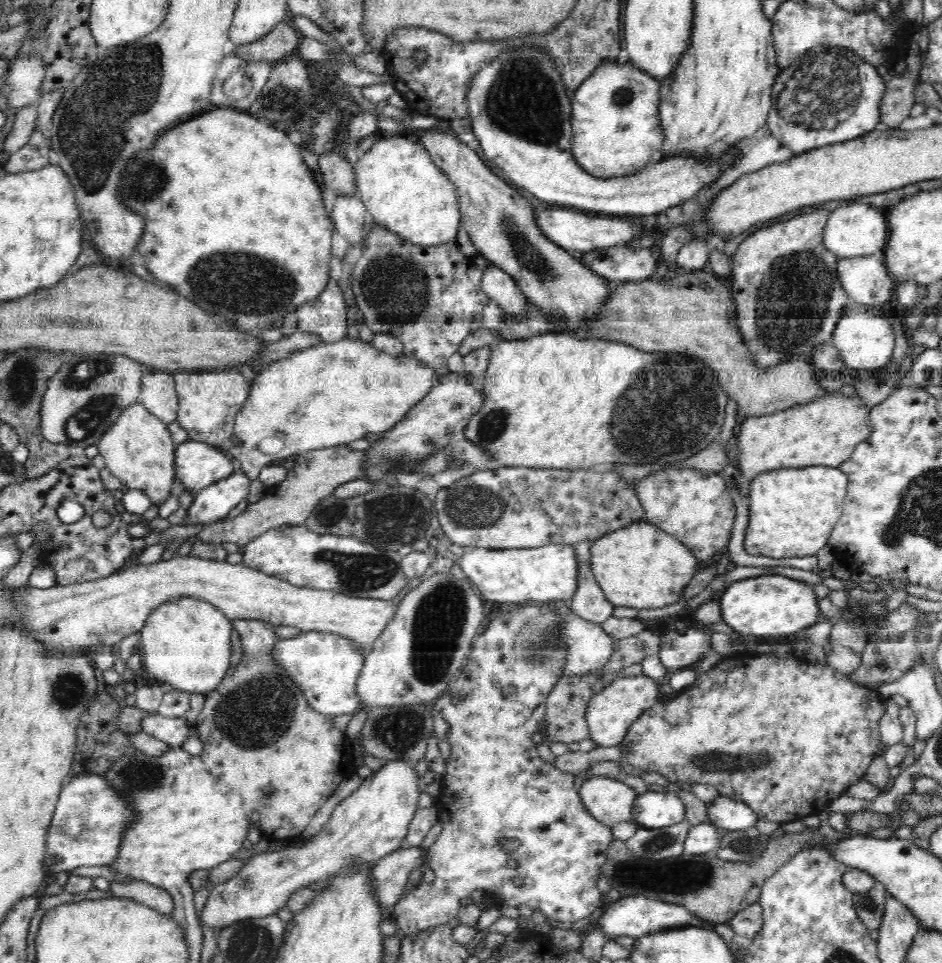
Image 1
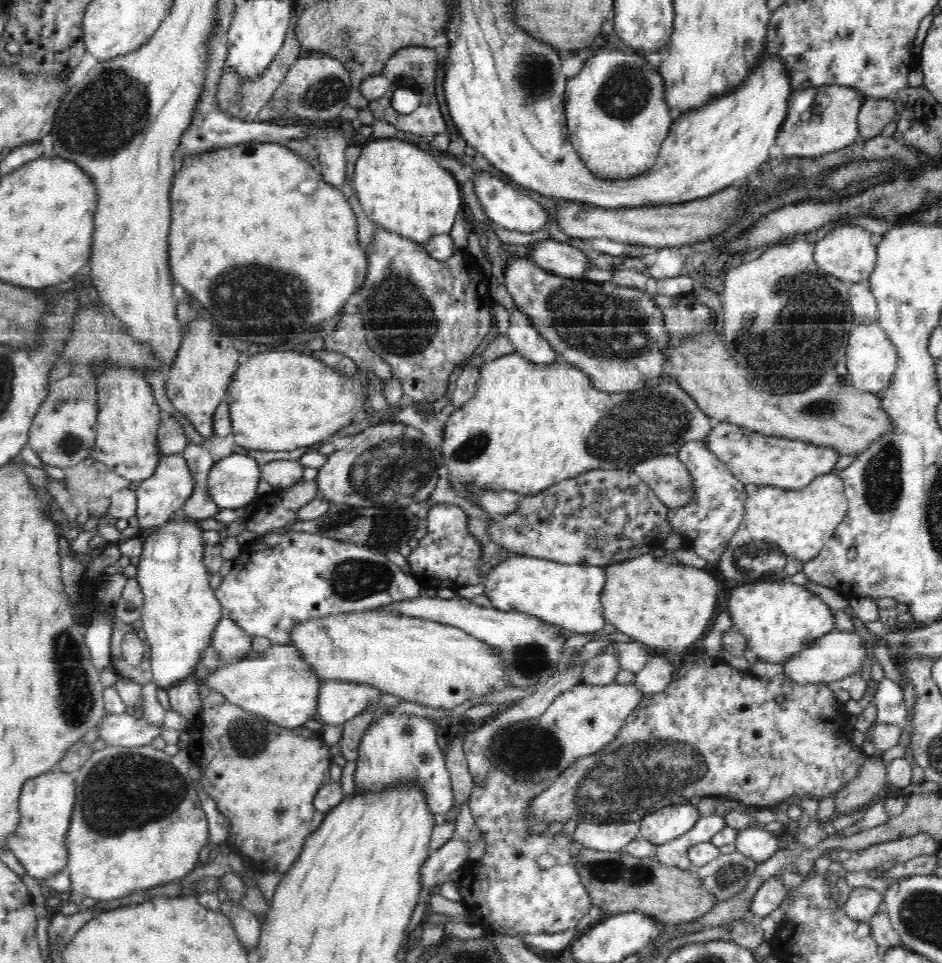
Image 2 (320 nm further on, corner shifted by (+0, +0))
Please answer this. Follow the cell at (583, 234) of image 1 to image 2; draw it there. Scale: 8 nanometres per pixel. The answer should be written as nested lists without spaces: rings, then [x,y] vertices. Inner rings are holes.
[[[475,168],[471,171],[471,176],[474,184],[474,191],[482,205],[483,210],[487,214],[489,220],[495,223],[500,228],[508,230],[517,230],[518,232],[536,232],[544,228],[548,222],[548,214],[544,211],[544,207],[540,206],[531,196],[520,190],[516,190],[514,186],[508,185],[506,182],[492,176],[491,173],[481,171]]]

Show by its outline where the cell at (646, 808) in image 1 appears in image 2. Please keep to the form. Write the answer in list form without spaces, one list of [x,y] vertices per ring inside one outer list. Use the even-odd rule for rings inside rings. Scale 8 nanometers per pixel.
[[[690,803],[668,804],[641,819],[639,834],[652,844],[660,846],[688,832],[699,816],[698,808]]]

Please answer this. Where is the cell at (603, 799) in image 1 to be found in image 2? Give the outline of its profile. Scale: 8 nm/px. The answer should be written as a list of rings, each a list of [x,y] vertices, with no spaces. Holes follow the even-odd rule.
[[[581,821],[574,826],[575,840],[586,845],[587,849],[602,852],[623,850],[629,842],[636,839],[641,825],[636,821],[613,821],[612,824],[590,824]]]

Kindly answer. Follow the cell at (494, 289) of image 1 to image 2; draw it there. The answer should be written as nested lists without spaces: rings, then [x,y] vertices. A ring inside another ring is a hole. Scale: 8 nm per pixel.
[[[518,308],[510,312],[507,335],[515,352],[536,364],[549,364],[557,356],[551,344],[531,324],[531,317]]]

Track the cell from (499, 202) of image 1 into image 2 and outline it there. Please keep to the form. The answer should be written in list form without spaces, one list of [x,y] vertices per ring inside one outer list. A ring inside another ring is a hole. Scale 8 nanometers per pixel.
[[[514,258],[506,266],[504,288],[511,294],[515,308],[531,317],[531,324],[557,354],[588,373],[595,388],[608,392],[625,392],[657,383],[660,372],[664,372],[661,348],[669,332],[654,295],[611,282],[548,274],[549,270],[530,259]]]

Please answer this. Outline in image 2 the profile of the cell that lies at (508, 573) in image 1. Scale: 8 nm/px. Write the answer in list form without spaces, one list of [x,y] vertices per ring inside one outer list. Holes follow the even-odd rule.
[[[518,555],[518,558],[510,558],[510,560],[506,558],[506,562],[499,563],[498,566],[488,574],[488,578],[486,578],[486,594],[488,594],[488,598],[492,600],[492,607],[499,609],[500,611],[532,613],[534,616],[541,618],[541,620],[551,622],[552,625],[560,626],[560,629],[562,630],[579,634],[595,633],[602,630],[605,625],[603,607],[600,602],[600,592],[601,589],[604,588],[604,582],[605,572],[603,567],[598,567],[596,565],[564,564],[562,561],[544,560],[534,556]]]

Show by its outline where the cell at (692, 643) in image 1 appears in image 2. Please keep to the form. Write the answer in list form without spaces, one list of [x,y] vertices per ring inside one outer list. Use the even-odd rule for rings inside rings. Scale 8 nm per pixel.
[[[652,653],[644,668],[635,674],[633,684],[640,693],[644,694],[643,697],[650,697],[668,688],[673,680],[672,672],[674,672],[674,664],[670,660]]]

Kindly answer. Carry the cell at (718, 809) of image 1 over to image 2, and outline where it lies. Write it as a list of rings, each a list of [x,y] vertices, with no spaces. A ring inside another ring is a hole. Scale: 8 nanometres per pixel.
[[[758,824],[748,825],[737,832],[735,848],[738,852],[744,854],[744,856],[757,862],[757,864],[762,864],[762,862],[766,862],[770,856],[774,856],[774,852],[778,850],[778,842],[779,838],[774,836],[772,830],[766,831]]]

